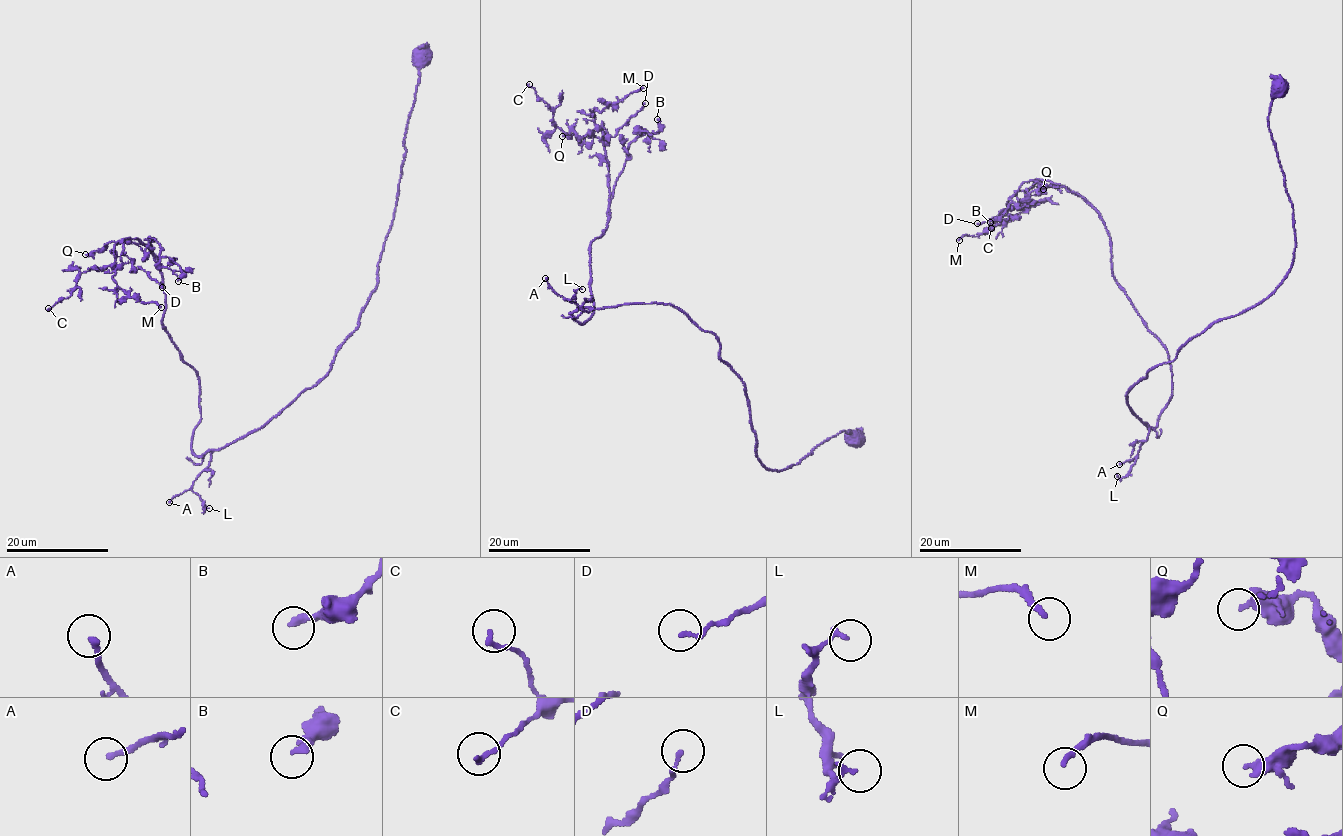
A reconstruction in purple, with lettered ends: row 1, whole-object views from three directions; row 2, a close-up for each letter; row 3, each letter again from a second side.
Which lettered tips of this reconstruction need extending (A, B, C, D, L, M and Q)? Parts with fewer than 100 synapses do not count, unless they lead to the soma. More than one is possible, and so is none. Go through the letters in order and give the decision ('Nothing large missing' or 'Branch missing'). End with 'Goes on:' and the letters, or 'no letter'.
A: Nothing large missing
B: Nothing large missing
C: Nothing large missing
D: Nothing large missing
L: Nothing large missing
M: Nothing large missing
Q: Nothing large missing
Goes on: no letter

